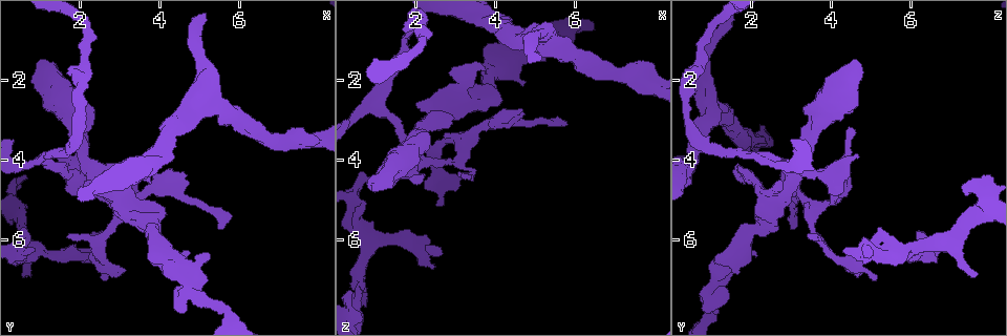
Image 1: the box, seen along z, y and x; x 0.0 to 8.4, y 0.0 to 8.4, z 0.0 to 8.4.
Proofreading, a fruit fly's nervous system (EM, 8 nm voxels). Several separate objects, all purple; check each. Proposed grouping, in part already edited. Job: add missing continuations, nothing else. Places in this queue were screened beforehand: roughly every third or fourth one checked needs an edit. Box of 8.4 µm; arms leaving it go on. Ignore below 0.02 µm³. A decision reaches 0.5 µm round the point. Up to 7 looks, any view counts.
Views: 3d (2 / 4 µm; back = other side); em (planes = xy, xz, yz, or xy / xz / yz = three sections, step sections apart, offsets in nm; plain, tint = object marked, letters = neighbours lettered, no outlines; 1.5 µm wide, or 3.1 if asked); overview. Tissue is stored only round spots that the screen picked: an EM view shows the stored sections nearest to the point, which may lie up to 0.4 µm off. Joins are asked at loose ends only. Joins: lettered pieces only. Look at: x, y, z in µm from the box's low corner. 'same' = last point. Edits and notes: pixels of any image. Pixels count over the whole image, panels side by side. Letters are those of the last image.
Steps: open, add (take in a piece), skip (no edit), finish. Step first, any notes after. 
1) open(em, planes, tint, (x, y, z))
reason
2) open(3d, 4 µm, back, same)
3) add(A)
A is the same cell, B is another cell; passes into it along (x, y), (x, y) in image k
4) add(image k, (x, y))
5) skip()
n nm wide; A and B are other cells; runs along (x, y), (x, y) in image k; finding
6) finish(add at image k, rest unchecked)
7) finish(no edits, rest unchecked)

open(em, yz, step 8, tint, (0.75, 6.90, 7.70))
an open end

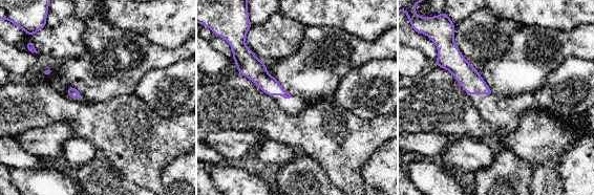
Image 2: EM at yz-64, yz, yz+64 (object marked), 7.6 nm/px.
open(em, planes, letters, same)
cut it another way

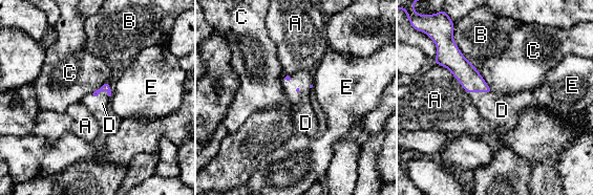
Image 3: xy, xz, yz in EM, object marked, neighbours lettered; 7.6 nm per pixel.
add(D)
D is the same cell, A, B, C and E are other cells; passes into it along (106, 85), (100, 91), (99, 108) in image 3; it goes on there

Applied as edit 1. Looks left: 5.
open(overview)

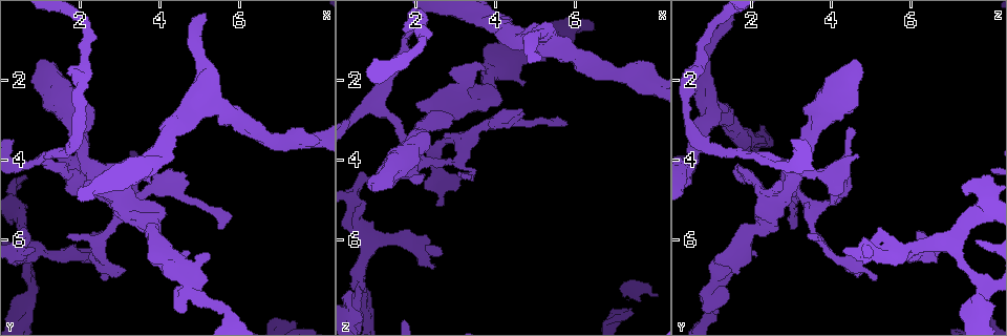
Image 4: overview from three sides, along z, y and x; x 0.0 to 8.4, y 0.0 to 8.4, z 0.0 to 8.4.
open(em, planes, tint, (2.25, 2.80, 3.30))
stops while still wide

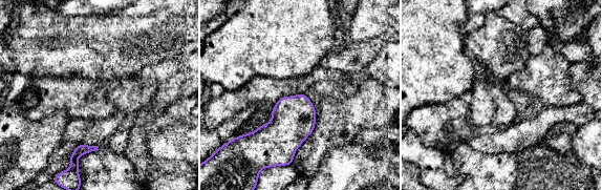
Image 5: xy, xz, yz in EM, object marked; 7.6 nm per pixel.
open(em, planes, letters, same)

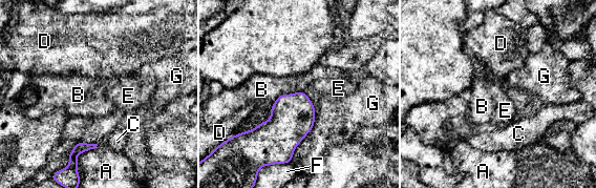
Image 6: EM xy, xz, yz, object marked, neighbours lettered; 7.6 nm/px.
skip()
300 nm wide; A, B, C, D, E, F and G are other cells; border along (302, 90), (238, 133) in image 6; none of them fits

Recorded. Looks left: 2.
open(em, planes, letters, (0.90, 1.55, 4.65))
stops while still wide

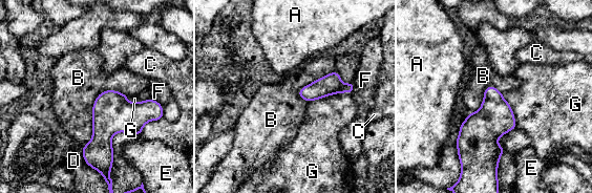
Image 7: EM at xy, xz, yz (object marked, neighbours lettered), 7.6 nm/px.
skip()
A, B, C, D, E, F and G are other cells; border along (125, 93), (97, 97), (82, 147) in image 7; none of them fits

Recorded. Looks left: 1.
finish(add at image 3, rest unchecked)

